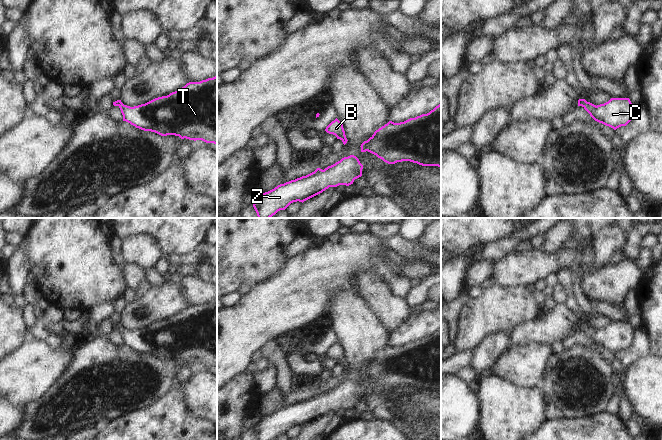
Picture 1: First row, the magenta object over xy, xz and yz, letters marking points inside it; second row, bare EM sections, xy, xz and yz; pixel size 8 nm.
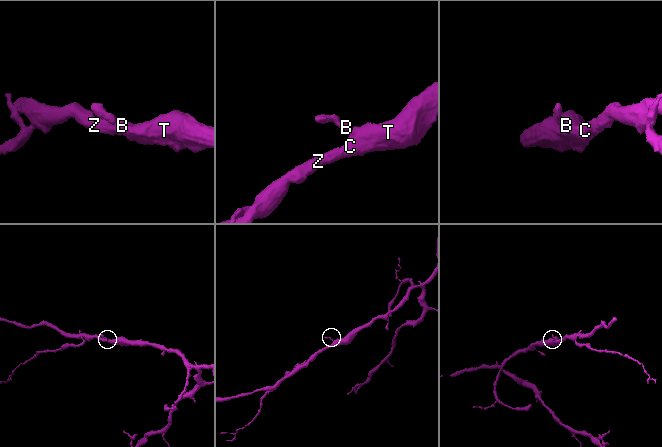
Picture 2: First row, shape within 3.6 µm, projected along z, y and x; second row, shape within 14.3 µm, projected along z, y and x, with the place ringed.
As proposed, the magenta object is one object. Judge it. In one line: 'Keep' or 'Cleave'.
Keep

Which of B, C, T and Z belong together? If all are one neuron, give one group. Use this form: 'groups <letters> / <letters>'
groups B C T Z

